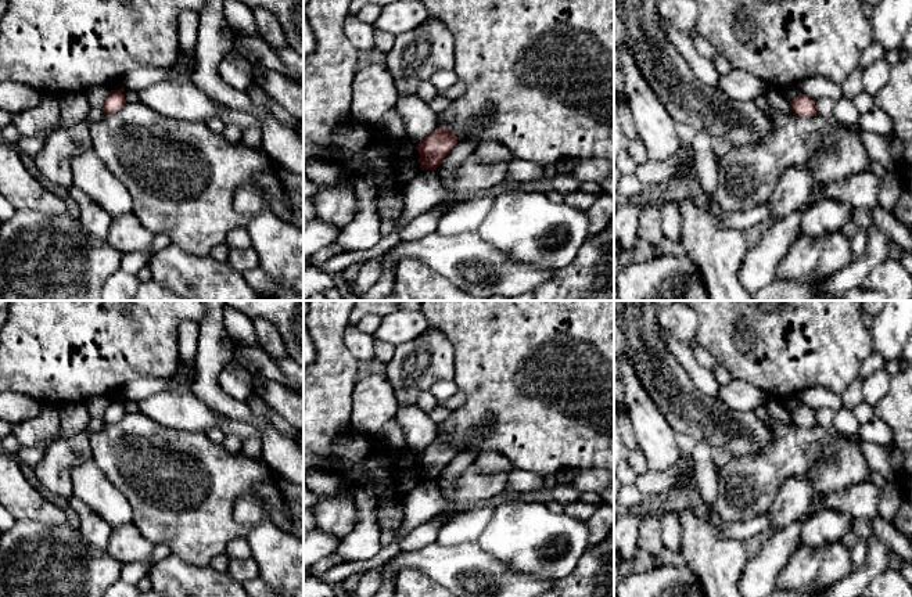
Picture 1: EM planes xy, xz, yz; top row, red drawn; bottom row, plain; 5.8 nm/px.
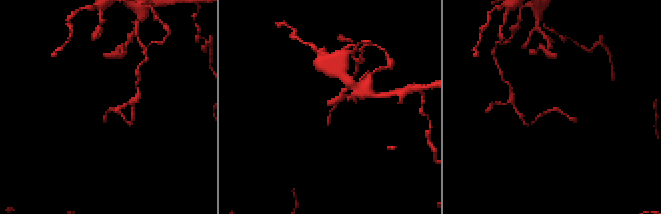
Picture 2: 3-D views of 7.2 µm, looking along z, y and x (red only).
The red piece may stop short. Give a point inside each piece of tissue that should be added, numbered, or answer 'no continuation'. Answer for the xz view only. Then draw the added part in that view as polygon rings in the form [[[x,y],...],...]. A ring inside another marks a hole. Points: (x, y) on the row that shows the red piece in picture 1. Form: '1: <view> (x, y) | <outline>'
no continuation

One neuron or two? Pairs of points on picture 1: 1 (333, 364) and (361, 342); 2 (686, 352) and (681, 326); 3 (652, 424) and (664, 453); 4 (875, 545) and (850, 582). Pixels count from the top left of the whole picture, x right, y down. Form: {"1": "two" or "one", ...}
{"1": "two", "2": "two", "3": "one", "4": "one"}

